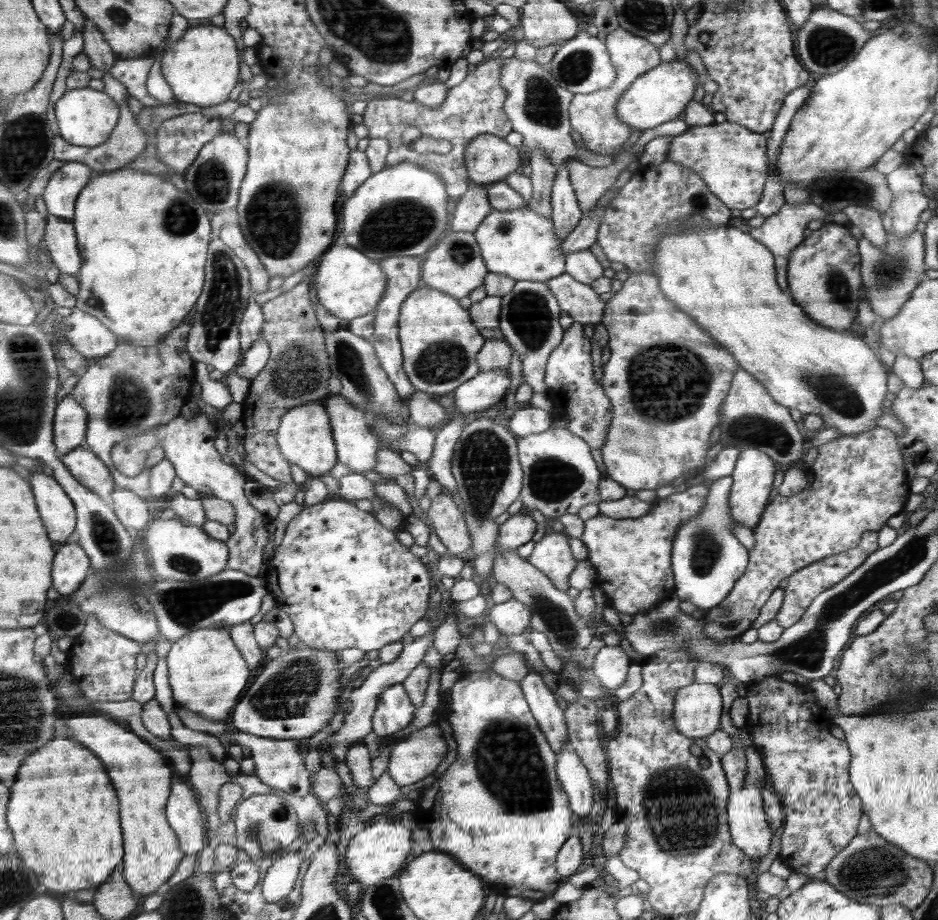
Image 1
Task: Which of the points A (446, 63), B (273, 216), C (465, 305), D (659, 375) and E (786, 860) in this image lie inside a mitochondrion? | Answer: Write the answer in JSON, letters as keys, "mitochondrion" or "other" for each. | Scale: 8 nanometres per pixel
{"A":"other","B":"mitochondrion","C":"other","D":"mitochondrion","E":"other"}

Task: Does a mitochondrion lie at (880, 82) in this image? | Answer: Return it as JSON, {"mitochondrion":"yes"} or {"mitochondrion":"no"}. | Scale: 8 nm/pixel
{"mitochondrion":"no"}

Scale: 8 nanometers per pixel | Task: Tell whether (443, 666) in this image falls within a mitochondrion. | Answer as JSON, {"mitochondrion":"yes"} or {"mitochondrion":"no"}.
{"mitochondrion":"no"}

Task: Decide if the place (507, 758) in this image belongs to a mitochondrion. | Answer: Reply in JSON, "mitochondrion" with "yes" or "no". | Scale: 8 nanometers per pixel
{"mitochondrion":"yes"}

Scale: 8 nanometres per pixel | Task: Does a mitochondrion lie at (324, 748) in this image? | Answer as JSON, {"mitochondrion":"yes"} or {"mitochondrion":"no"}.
{"mitochondrion":"no"}

